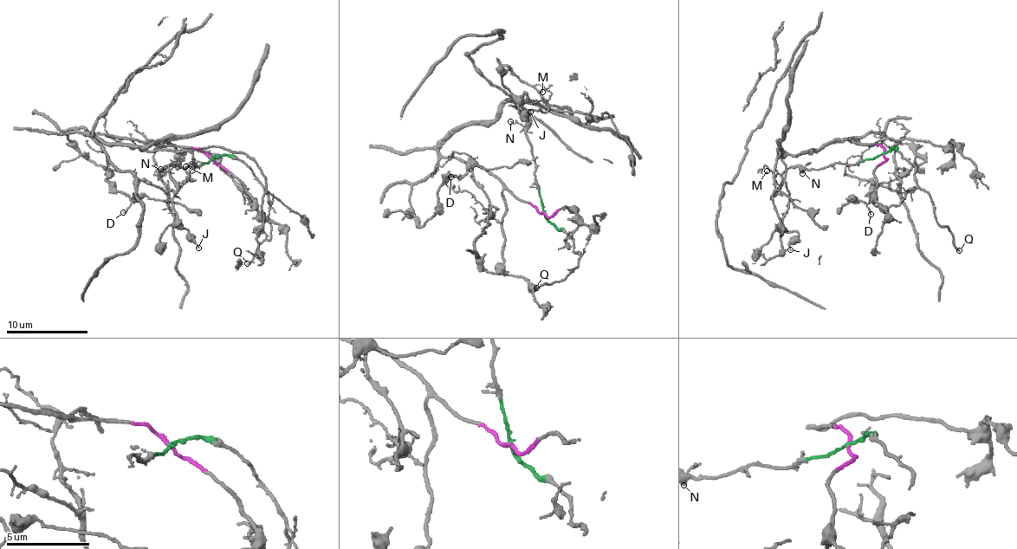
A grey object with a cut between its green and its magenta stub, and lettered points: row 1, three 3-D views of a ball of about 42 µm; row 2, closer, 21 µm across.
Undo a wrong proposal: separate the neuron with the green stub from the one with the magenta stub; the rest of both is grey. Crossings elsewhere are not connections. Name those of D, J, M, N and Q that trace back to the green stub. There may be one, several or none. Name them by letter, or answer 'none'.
M, N, Q

